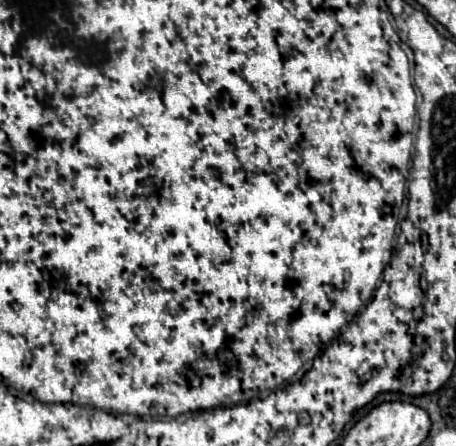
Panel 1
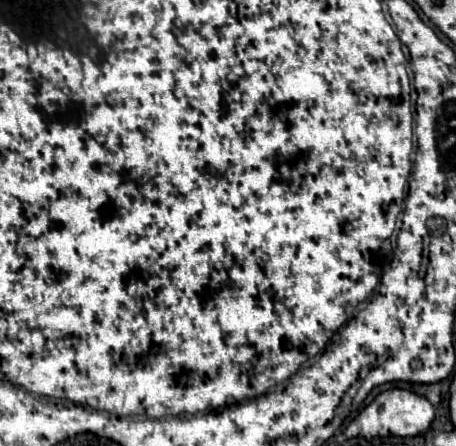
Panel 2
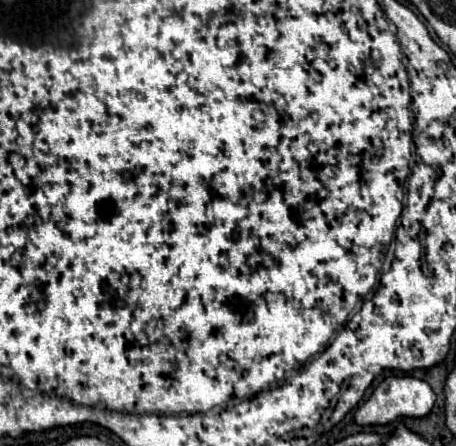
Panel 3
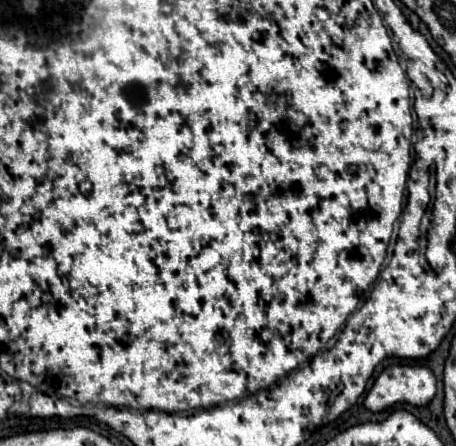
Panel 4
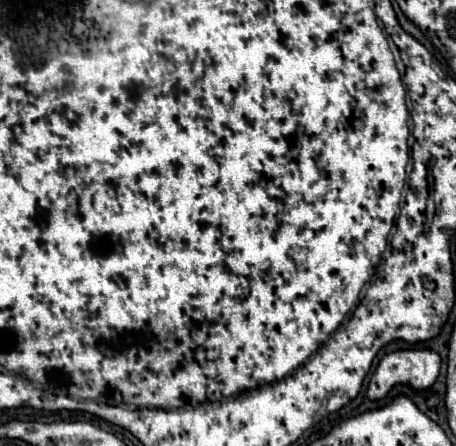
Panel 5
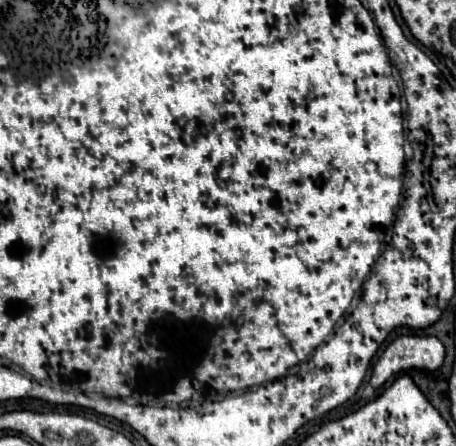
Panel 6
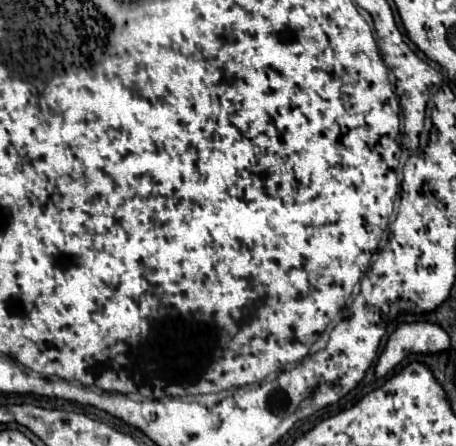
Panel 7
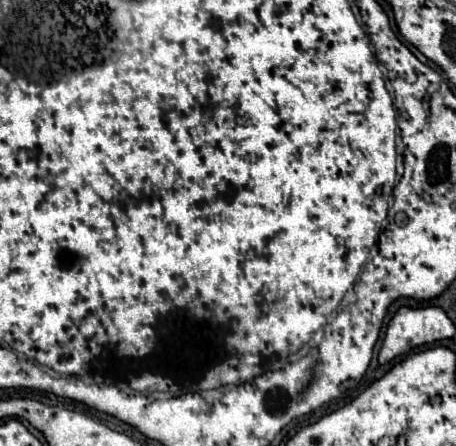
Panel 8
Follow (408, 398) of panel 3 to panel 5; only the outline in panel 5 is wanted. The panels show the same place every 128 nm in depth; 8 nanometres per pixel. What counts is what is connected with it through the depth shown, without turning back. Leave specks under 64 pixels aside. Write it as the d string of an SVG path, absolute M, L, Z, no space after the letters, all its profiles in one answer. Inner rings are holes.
M396 350L386 354L370 384L368 398L382 400L394 386L410 386L412 390L430 388L440 370L440 356L430 350Z

